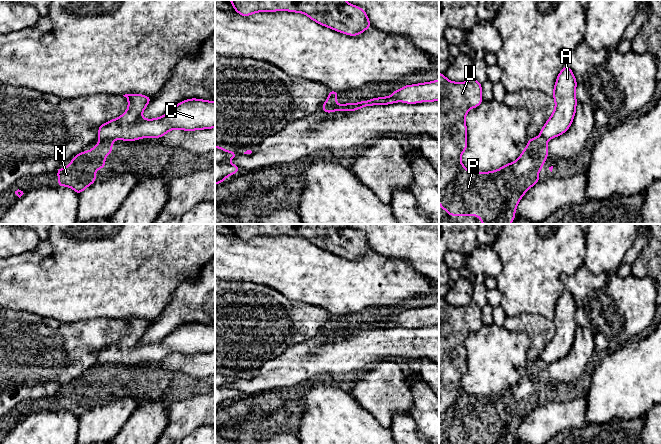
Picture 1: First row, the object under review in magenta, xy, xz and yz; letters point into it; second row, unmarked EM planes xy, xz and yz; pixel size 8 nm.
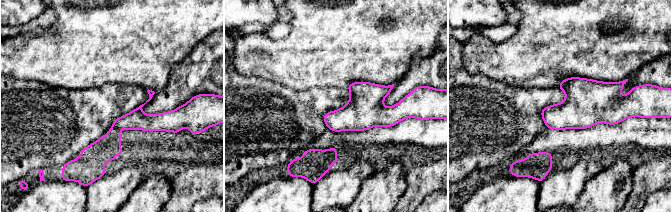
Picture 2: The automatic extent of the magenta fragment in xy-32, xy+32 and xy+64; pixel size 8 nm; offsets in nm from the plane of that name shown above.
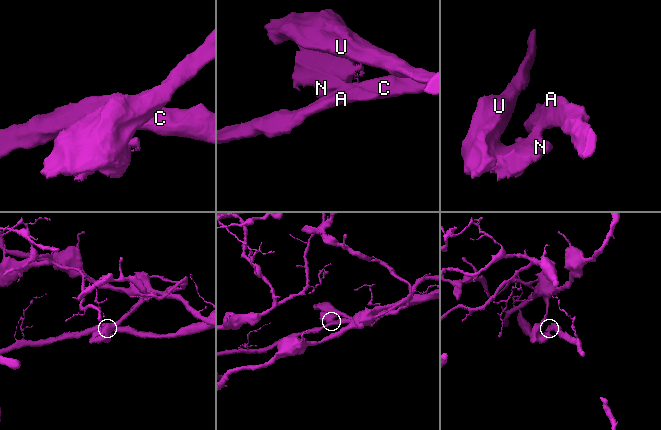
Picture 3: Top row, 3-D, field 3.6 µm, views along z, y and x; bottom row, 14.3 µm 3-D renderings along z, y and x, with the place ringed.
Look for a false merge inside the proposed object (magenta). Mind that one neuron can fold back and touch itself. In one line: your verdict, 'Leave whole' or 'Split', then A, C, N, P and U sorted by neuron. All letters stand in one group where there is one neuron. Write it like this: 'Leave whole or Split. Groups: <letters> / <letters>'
Split. Groups: A C / N P U

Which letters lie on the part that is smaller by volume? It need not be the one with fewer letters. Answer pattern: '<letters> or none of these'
N, P, U

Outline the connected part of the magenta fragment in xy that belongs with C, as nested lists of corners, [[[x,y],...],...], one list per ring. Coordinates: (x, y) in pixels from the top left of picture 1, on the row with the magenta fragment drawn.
[[[125,94],[127,110],[118,118],[98,128],[99,140],[136,141],[160,138],[174,129],[194,131],[215,128],[215,101],[186,99],[159,118],[144,119],[143,111],[152,98],[141,94]]]

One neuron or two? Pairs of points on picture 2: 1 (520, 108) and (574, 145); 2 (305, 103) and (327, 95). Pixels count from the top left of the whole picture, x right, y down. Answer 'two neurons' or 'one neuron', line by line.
1: two neurons
2: one neuron

